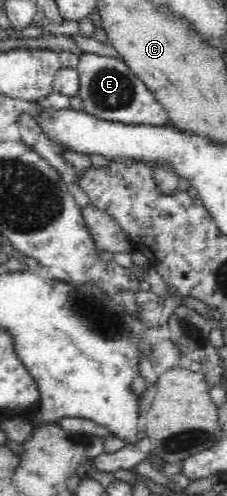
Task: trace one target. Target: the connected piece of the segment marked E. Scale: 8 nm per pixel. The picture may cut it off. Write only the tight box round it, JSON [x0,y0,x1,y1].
[76,53,168,126]

